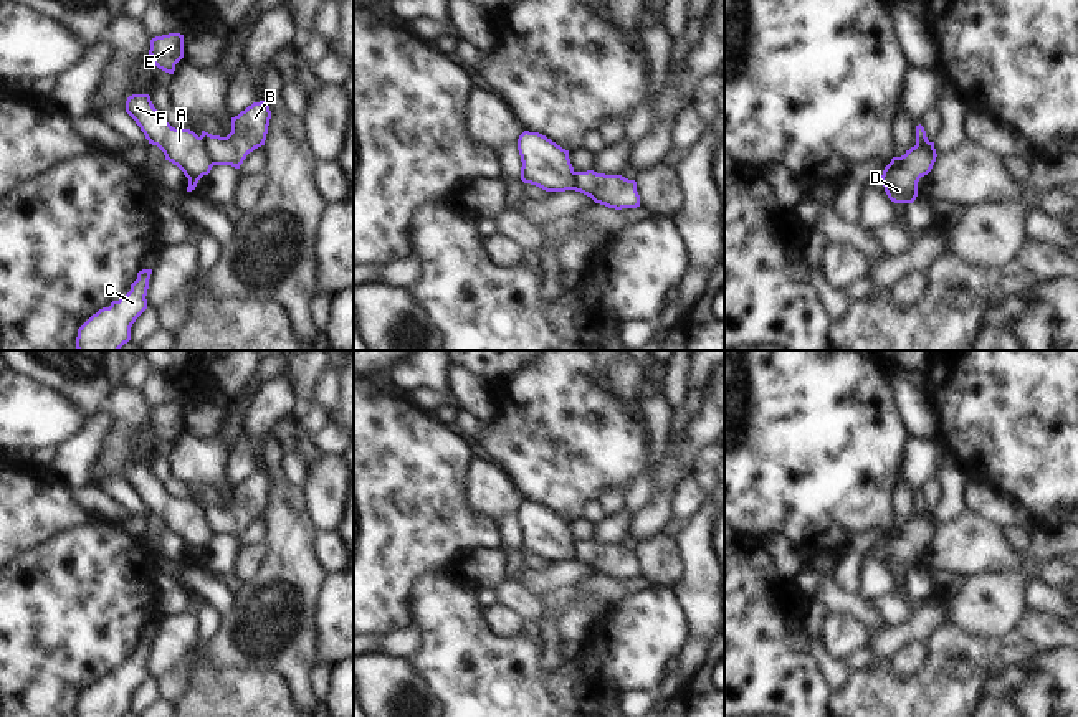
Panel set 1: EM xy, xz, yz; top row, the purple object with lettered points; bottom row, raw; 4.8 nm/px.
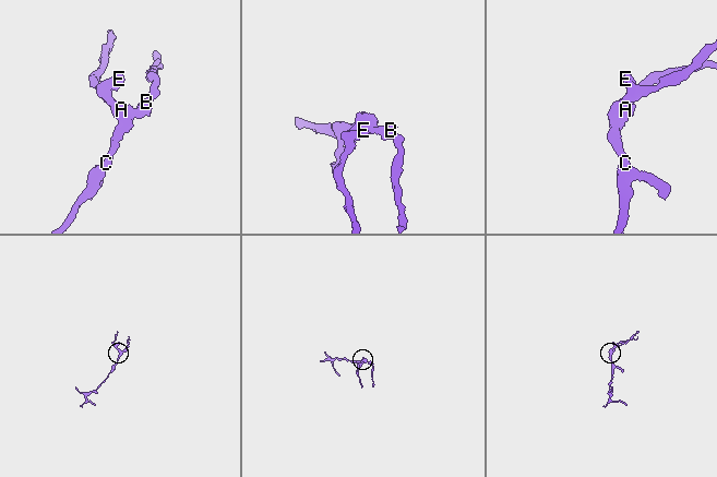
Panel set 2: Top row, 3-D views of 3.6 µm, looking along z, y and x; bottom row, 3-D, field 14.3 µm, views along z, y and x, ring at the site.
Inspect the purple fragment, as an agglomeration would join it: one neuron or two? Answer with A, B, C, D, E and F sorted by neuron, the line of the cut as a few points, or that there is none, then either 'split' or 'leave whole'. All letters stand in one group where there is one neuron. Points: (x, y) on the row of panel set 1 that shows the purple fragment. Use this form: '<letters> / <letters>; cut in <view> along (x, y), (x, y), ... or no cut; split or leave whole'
A C D E F / B; cut in xy along (199, 137), (207, 157), (214, 164); split

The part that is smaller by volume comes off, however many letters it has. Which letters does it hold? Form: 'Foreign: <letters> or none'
Foreign: B

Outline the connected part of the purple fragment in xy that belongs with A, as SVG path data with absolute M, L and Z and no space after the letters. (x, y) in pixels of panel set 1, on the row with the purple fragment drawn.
M149 94L129 96L126 112L141 127L149 144L157 145L165 160L184 172L188 178L187 192L195 190L198 180L208 175L213 167L202 139L190 129L172 127L154 107Z

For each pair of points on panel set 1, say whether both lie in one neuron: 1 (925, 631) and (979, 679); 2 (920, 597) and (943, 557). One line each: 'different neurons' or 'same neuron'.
1: different neurons
2: different neurons

